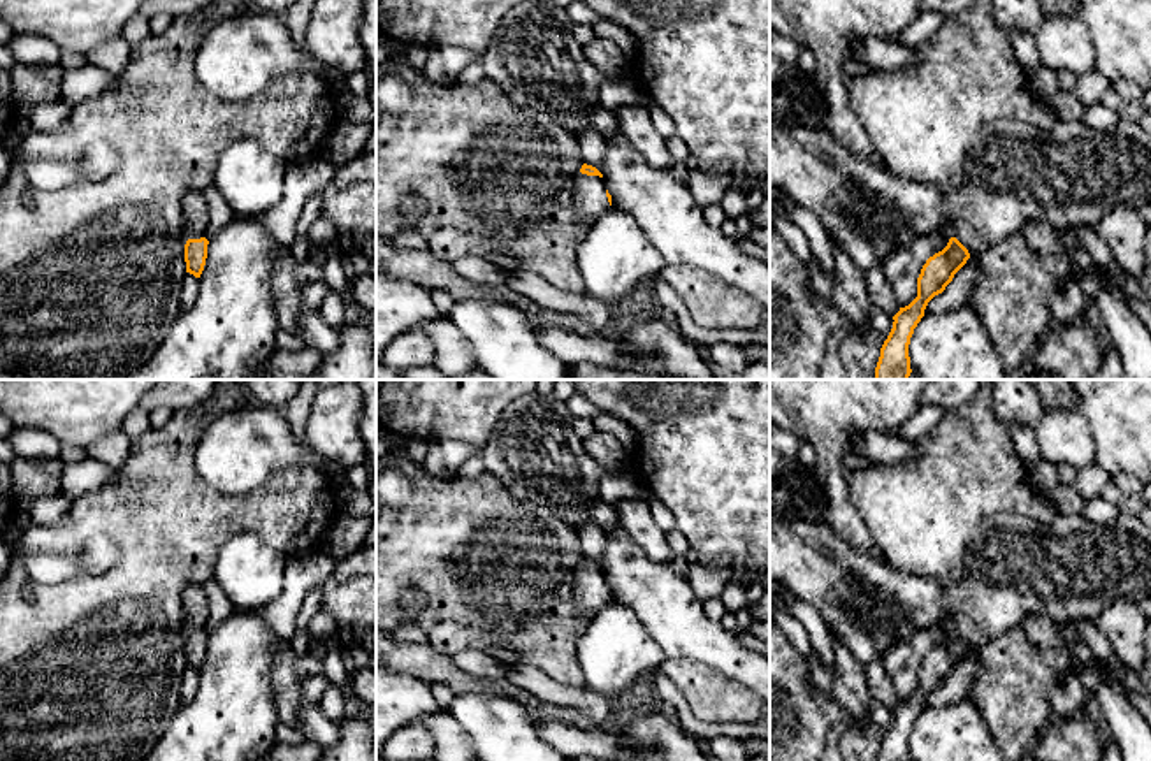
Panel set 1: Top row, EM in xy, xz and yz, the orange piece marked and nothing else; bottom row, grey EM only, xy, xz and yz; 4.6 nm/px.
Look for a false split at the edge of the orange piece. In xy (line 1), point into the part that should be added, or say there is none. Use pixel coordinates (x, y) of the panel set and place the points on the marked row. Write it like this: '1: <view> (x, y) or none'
1: xy (195, 217)

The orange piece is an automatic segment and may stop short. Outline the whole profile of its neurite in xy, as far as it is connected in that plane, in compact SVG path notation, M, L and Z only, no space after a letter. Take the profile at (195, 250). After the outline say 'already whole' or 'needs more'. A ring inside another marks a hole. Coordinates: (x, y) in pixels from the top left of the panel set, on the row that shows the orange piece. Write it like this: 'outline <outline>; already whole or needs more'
outline M200 190L185 195L181 202L186 272L200 278L209 241L204 237L209 221L207 206Z; needs more

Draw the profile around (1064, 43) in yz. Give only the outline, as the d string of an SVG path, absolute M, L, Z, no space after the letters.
M1047 16L1035 32L1040 63L1077 77L1095 67L1097 51L1088 26L1077 16Z

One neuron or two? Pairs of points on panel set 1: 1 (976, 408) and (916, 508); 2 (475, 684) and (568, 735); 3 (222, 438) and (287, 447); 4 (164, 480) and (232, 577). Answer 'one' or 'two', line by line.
1: one
2: one
3: one
4: two

